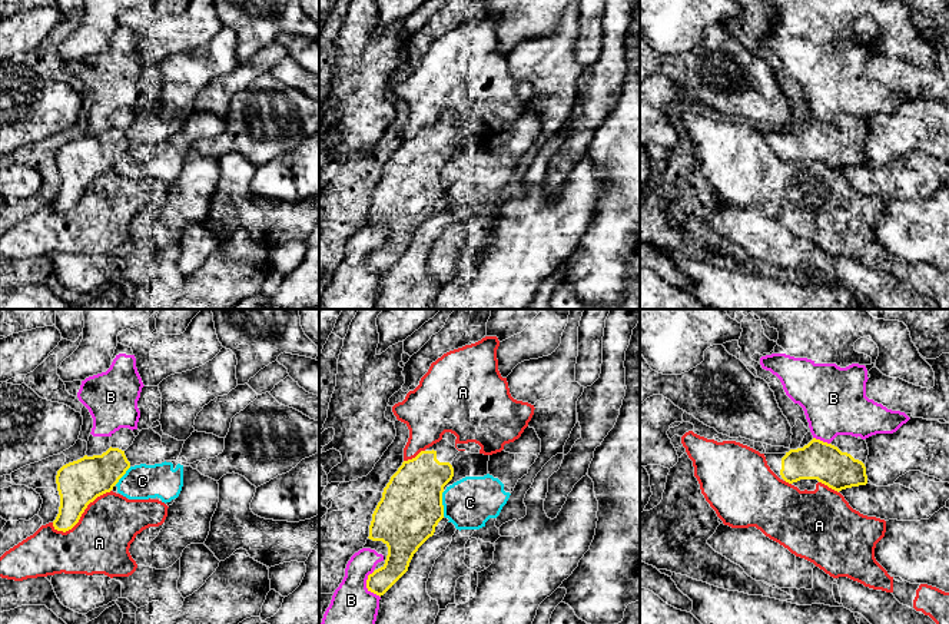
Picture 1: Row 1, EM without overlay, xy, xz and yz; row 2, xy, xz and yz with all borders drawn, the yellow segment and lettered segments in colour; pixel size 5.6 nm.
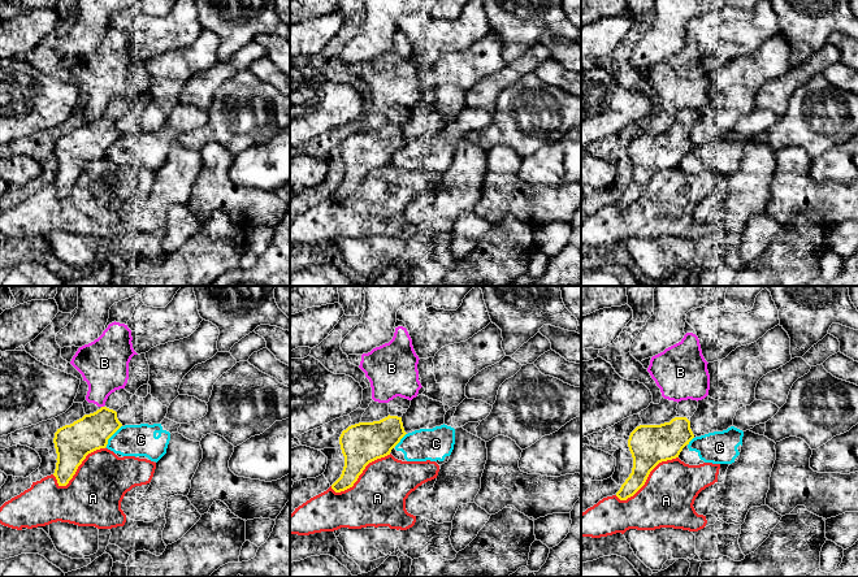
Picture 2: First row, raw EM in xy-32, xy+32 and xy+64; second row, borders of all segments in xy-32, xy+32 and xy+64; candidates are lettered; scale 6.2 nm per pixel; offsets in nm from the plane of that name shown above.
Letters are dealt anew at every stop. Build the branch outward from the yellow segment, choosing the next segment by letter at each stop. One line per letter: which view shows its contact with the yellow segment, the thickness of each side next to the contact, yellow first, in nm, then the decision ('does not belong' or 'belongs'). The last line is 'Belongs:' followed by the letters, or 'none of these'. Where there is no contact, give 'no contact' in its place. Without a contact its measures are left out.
A: xy | 260/340 nm | does not belong
B: xz | 140/300 nm | does not belong
C: xz | 360/280 nm | does not belong
Belongs: none of these

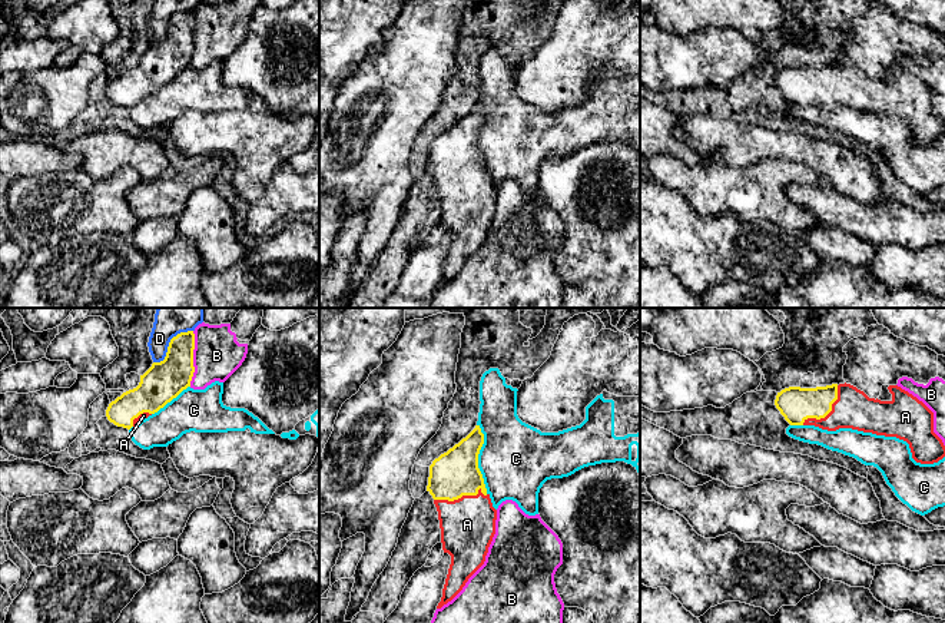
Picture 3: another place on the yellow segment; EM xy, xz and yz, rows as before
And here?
A: xz | 260/300 nm | belongs
B: xy | 220/260 nm | does not belong
C: xz | 260/400 nm | does not belong
D: xy | 220/120 nm | does not belong
Belongs: A

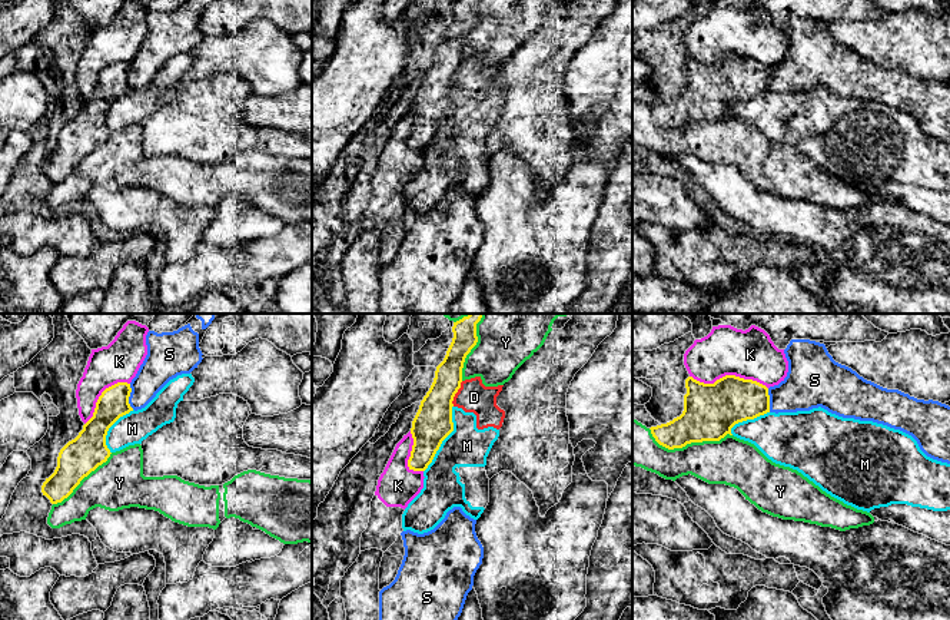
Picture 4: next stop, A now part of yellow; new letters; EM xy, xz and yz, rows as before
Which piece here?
D: xz | 220/180 nm | does not belong
K: yz | 300/280 nm | does not belong
M: xz | 220/240 nm | does not belong
S: xy | 170/200 nm | does not belong
Y: yz | 300/260 nm | does not belong
Belongs: none of these

